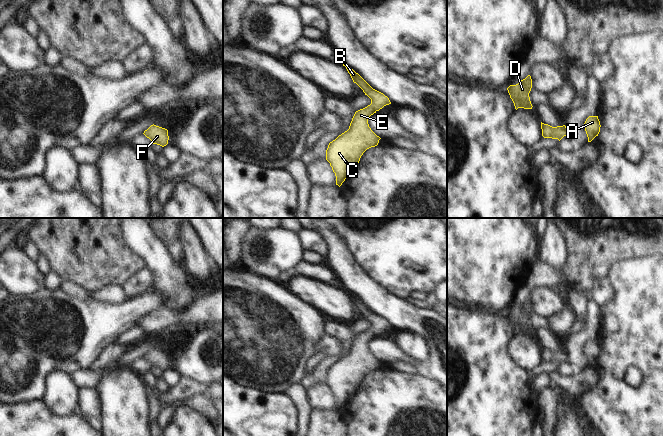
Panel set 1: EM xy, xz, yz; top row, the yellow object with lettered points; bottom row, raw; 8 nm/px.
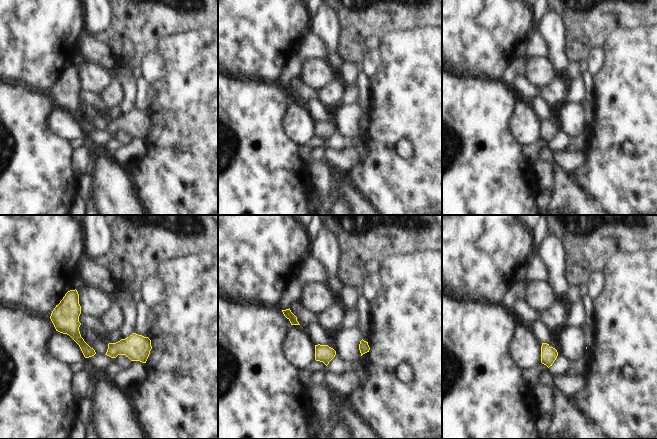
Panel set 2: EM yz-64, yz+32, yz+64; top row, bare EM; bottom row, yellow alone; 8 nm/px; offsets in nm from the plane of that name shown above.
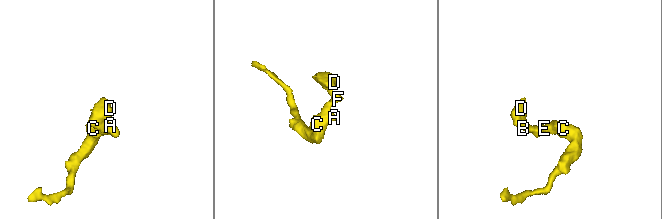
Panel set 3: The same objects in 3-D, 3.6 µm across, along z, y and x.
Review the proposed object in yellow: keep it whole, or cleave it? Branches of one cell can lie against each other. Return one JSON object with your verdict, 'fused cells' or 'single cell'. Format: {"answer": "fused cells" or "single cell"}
{"answer": "single cell"}

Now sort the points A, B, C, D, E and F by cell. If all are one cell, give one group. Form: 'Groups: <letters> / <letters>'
Groups: A B C D E F

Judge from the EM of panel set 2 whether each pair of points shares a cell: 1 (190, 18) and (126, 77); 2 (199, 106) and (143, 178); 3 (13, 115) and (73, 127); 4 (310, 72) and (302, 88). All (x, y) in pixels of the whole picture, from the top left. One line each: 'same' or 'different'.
1: different
2: same
3: different
4: different

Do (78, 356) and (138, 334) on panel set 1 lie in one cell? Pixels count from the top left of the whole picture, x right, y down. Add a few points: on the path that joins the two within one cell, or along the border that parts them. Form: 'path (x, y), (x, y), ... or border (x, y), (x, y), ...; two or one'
border (132, 327), (124, 331), (113, 342); two

